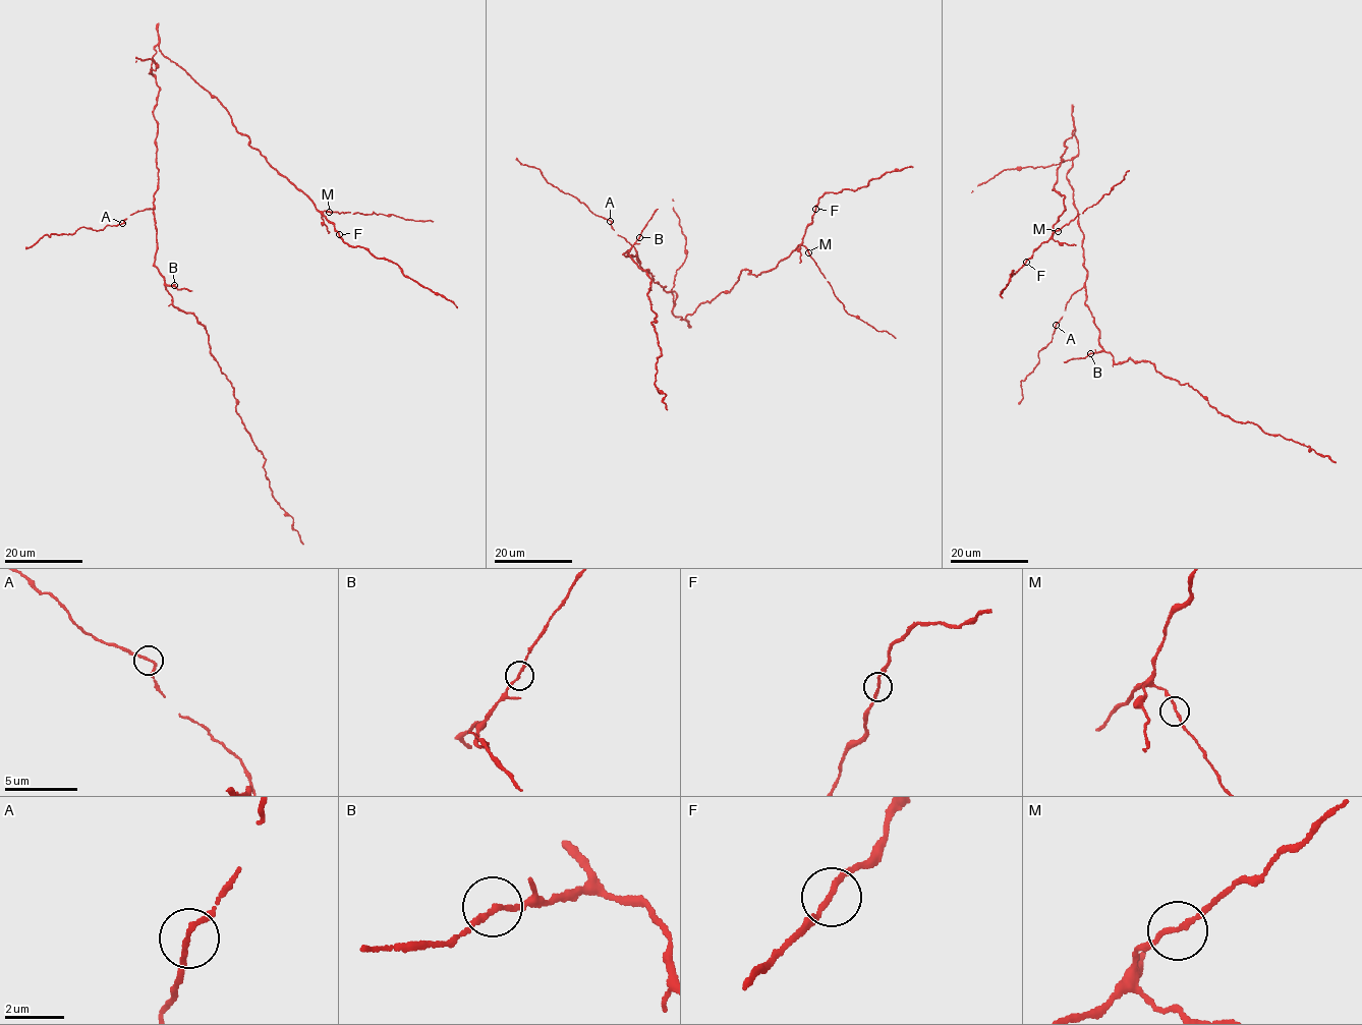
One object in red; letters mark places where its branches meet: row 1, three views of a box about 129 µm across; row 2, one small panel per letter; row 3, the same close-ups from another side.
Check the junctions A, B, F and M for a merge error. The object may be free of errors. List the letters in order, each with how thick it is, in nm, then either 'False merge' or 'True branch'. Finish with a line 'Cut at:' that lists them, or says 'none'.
A: Thickness 160 nm. True branch
B: Thickness 160 nm. True branch
F: Thickness 160 nm. True branch
M: Thickness 160 nm. True branch
Cut at: none

